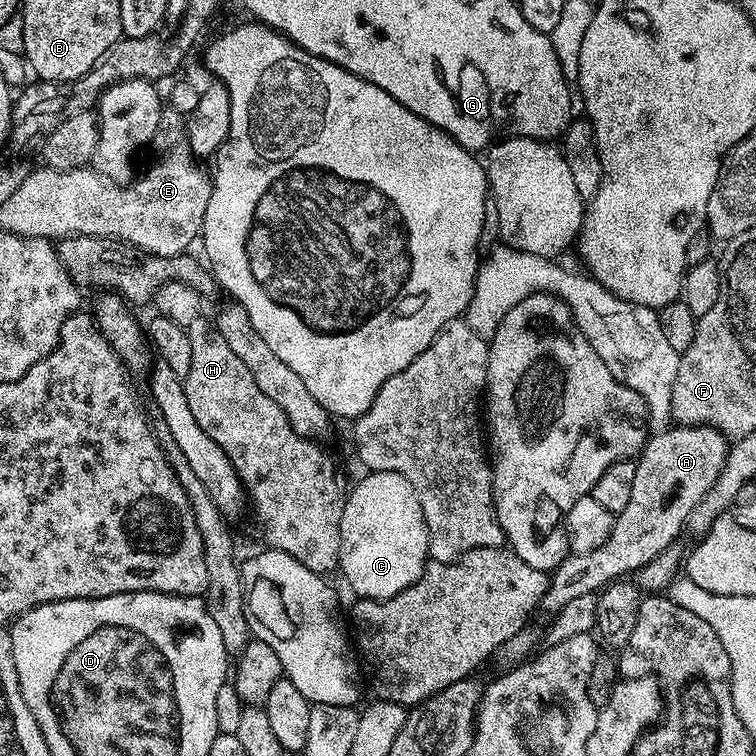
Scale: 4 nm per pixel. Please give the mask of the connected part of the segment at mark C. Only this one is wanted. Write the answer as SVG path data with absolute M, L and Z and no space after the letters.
M368 472L344 497L338 572L366 600L390 600L406 590L428 563L428 527L414 486L397 472Z

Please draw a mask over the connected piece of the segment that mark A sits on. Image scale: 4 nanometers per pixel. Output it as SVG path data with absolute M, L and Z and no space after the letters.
M682 424L668 426L660 433L649 435L648 443L640 452L636 460L634 470L634 487L630 493L630 502L626 510L615 513L612 521L612 533L598 550L581 556L569 554L563 562L551 573L548 581L548 589L542 601L543 611L555 614L559 608L566 606L566 602L574 602L574 598L582 598L591 592L599 593L609 584L621 579L631 577L640 569L646 567L654 558L662 554L668 547L675 545L680 539L680 531L683 533L688 526L691 512L700 502L703 496L715 486L717 478L727 462L730 441L716 428L705 424Z

